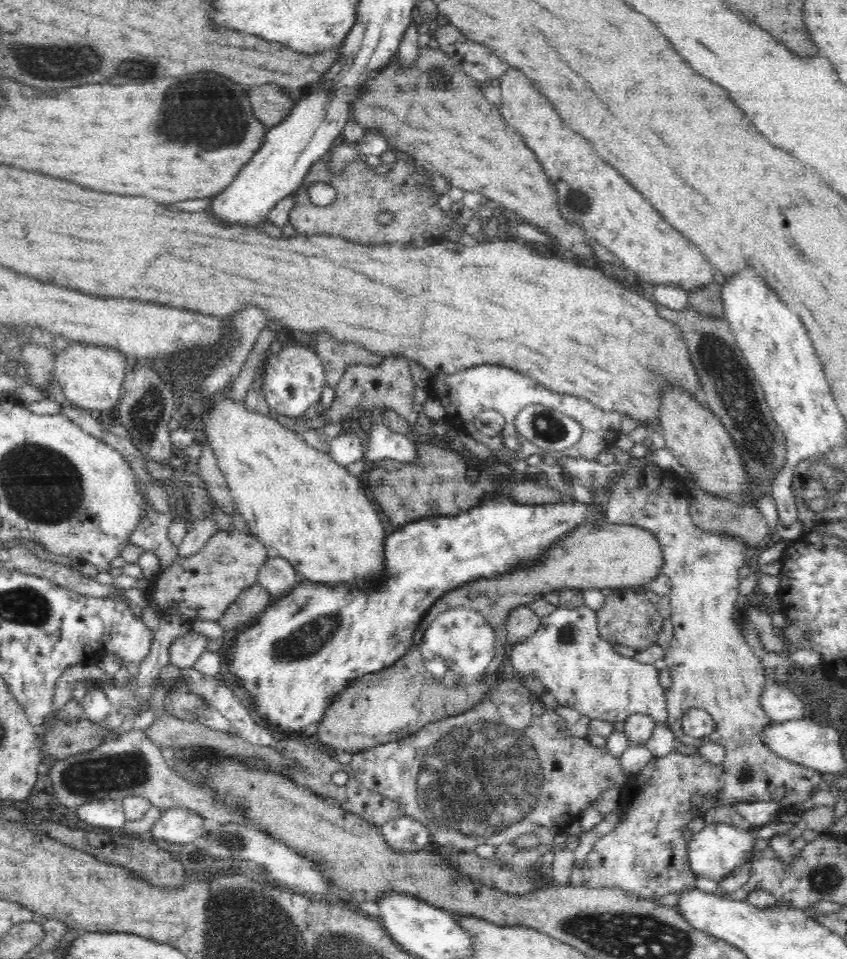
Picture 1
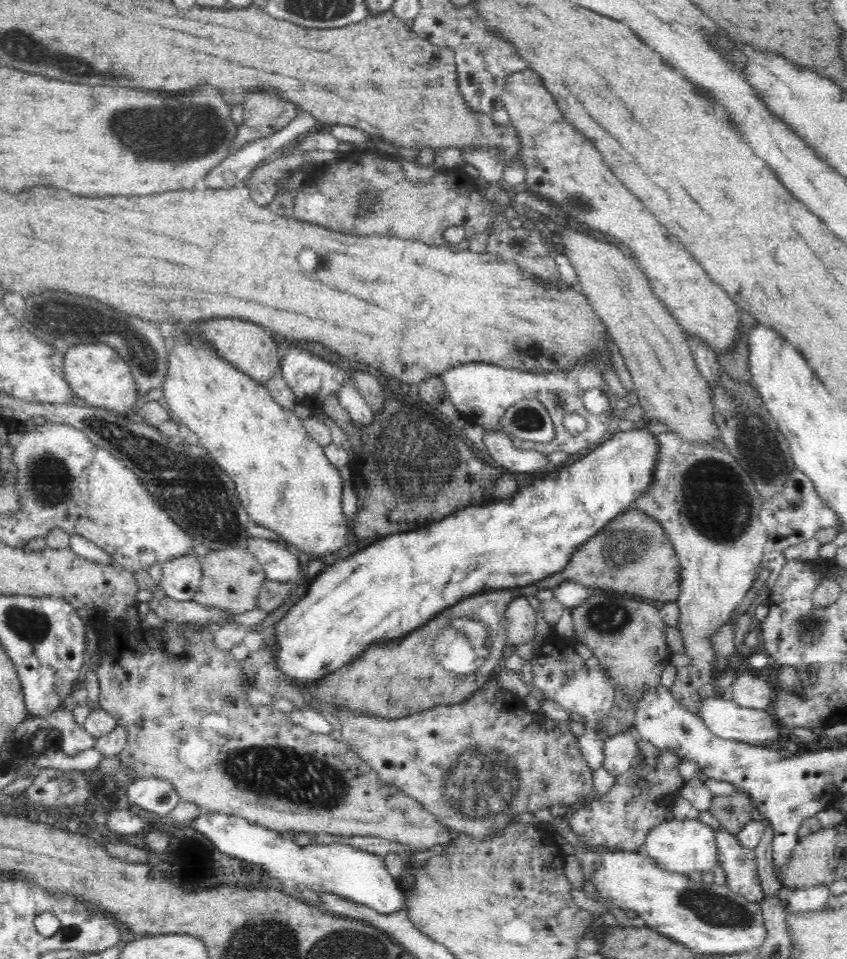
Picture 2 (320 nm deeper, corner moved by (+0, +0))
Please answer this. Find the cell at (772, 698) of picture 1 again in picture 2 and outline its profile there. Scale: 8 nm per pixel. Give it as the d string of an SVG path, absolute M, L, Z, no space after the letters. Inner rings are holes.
M736 669L736 676L728 695L740 706L752 709L770 710L775 699L775 687L767 676L754 677L750 670Z

